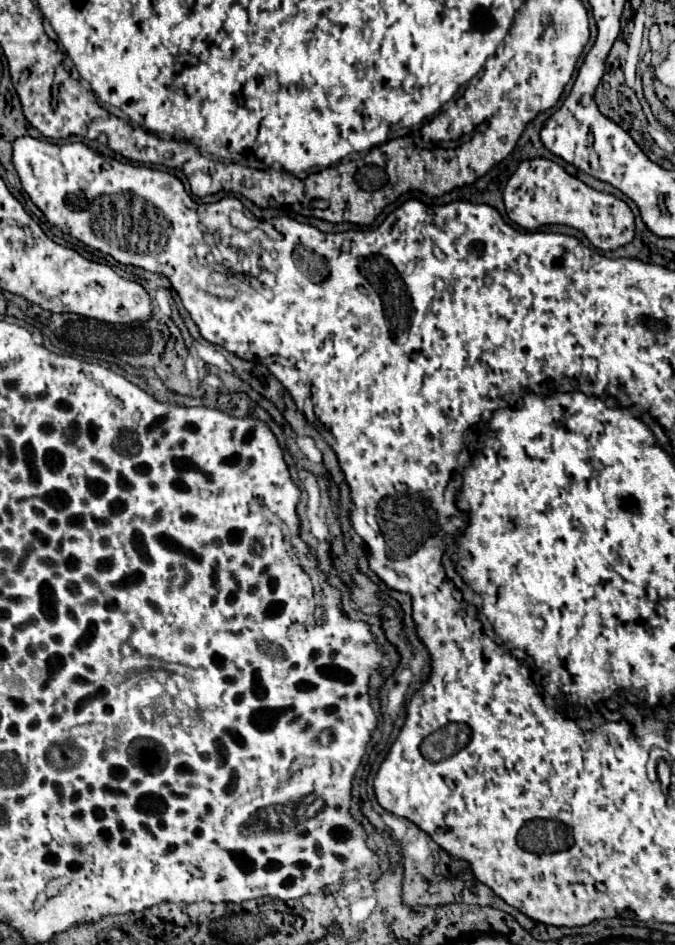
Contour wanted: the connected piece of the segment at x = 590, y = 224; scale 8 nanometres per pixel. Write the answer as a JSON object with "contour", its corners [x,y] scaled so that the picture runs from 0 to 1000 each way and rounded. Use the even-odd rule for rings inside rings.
{"contour":[[[791,167],[773,170],[751,193],[747,220],[753,231],[779,243],[809,237],[839,237],[865,246],[865,250],[871,250],[871,254],[889,265],[913,265],[939,252],[939,226],[927,214],[871,199],[818,169]]]}

